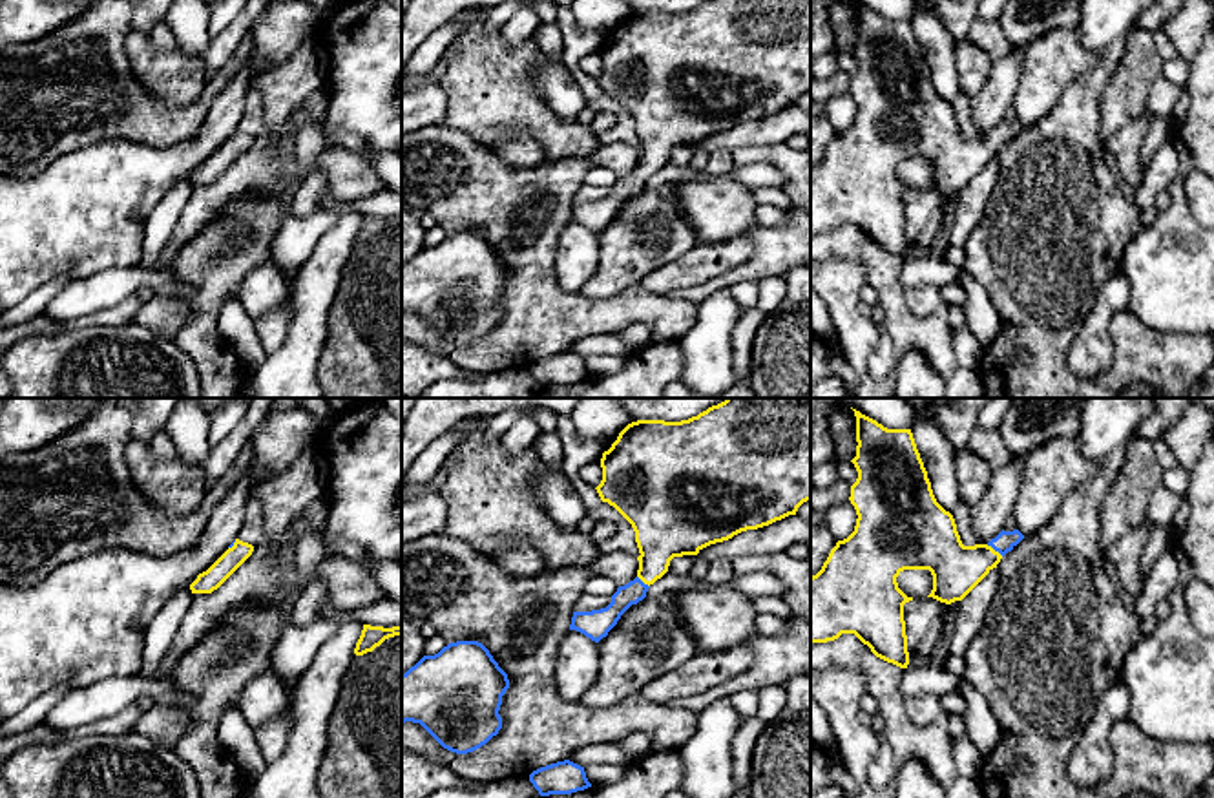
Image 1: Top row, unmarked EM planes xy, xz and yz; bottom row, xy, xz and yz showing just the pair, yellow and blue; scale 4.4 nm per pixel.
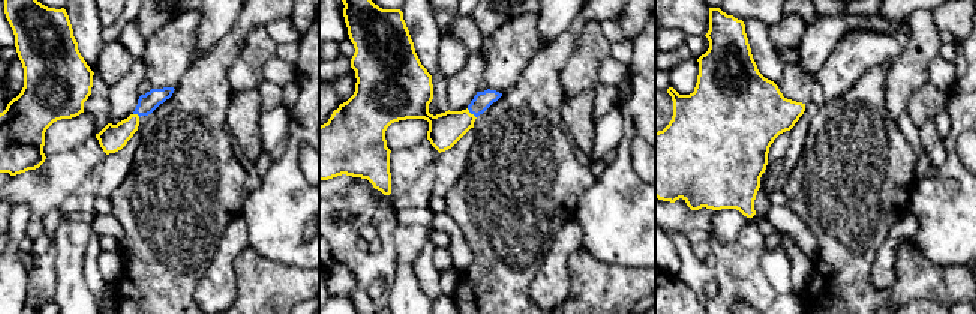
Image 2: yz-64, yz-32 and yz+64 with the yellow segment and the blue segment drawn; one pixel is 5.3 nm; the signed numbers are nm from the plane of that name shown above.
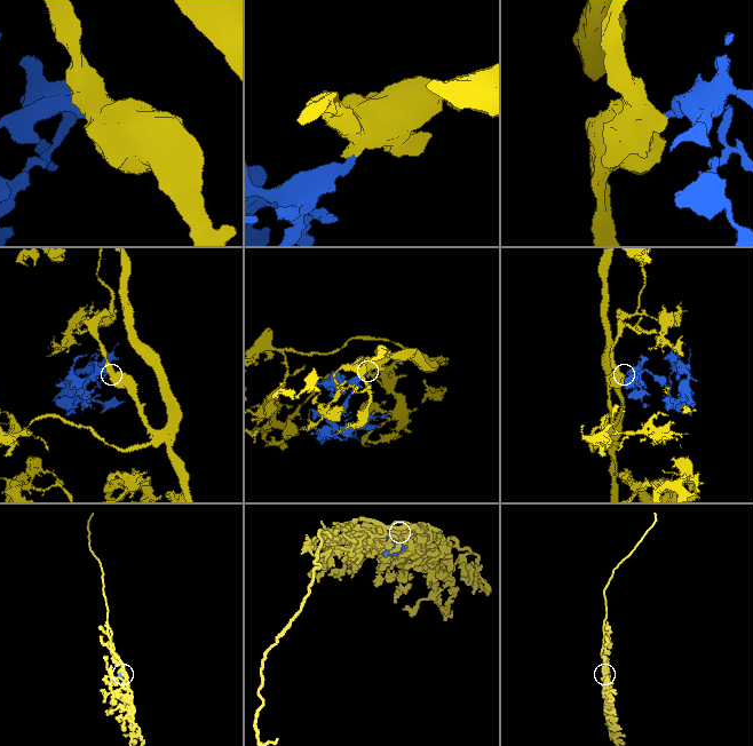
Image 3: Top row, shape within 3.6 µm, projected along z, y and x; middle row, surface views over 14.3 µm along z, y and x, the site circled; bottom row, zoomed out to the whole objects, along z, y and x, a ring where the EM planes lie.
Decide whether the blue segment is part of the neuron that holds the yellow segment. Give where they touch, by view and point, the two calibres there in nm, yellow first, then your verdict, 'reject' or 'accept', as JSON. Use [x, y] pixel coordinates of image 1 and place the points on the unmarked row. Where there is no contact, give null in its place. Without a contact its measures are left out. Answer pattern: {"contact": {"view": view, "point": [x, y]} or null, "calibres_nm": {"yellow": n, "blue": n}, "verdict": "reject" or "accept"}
{"contact": {"view": "yz", "point": [994, 141]}, "calibres_nm": {"yellow": 220, "blue": 90}, "verdict": "accept"}

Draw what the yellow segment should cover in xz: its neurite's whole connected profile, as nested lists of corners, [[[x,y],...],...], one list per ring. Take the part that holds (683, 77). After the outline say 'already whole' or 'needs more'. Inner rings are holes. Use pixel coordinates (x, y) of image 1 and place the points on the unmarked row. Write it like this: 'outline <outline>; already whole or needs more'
outline [[[706,0],[681,13],[637,11],[628,15],[601,49],[601,91],[613,97],[633,119],[639,139],[637,168],[619,177],[606,199],[573,203],[570,221],[599,234],[621,206],[646,188],[674,148],[697,146],[703,139],[734,126],[769,117],[811,91],[811,0]]]; needs more

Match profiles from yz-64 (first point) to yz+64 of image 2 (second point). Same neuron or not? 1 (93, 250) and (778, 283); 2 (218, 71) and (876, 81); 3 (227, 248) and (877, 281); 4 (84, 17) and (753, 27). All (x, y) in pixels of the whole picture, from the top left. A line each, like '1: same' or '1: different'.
1: different
2: same
3: same
4: same

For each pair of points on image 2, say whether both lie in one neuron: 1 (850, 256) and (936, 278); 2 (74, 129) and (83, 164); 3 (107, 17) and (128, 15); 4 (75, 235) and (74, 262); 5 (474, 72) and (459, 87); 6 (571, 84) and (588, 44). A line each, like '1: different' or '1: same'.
1: same
2: different
3: different
4: same
5: same
6: same

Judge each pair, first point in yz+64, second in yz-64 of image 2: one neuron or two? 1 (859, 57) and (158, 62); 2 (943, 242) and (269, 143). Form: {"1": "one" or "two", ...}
{"1": "one", "2": "two"}

